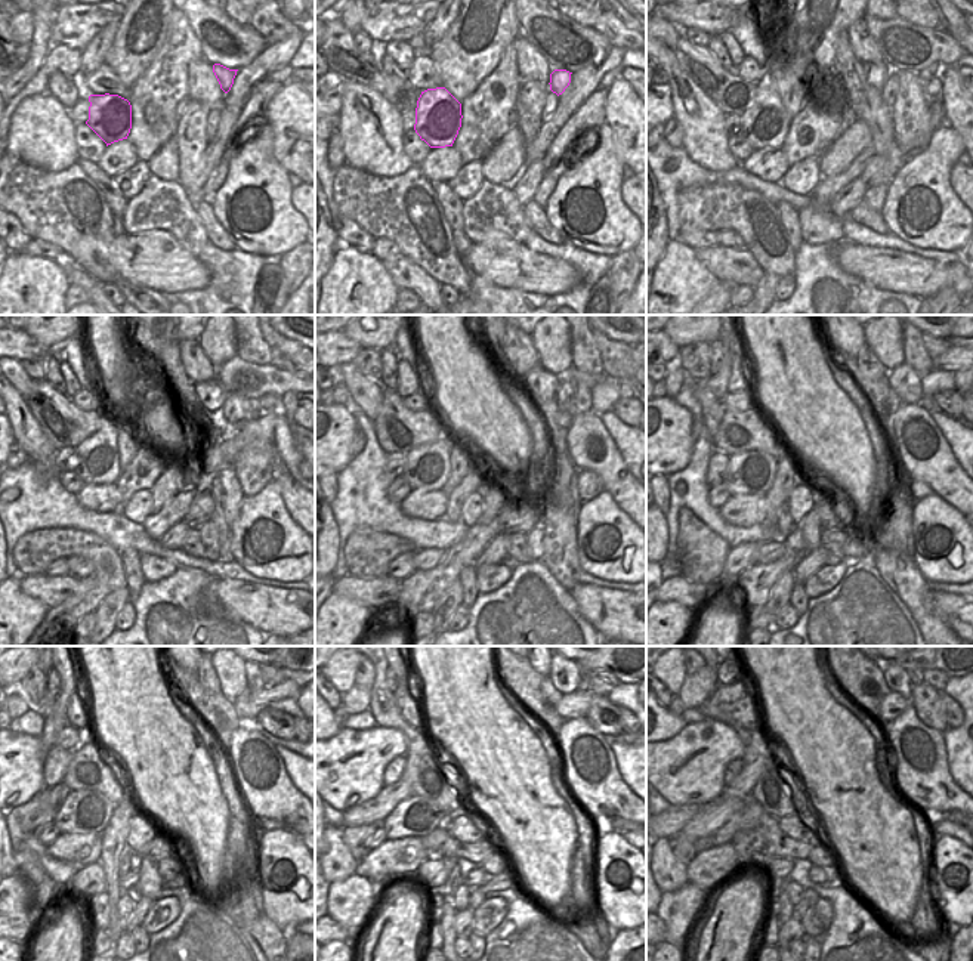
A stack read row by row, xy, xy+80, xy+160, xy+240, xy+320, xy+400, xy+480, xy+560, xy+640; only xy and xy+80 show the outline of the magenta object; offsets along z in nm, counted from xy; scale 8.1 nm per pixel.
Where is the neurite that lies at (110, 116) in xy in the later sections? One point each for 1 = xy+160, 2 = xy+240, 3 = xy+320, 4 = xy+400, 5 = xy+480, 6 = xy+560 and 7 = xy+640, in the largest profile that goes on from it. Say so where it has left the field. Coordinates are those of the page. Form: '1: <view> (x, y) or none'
1: xy+160 (765, 124)
2: xy+240 (98, 462)
3: xy+320 (426, 467)
4: xy+400 (748, 473)
5: xy+480 (83, 812)
6: xy+560 (416, 816)
7: xy+640 (748, 816)

